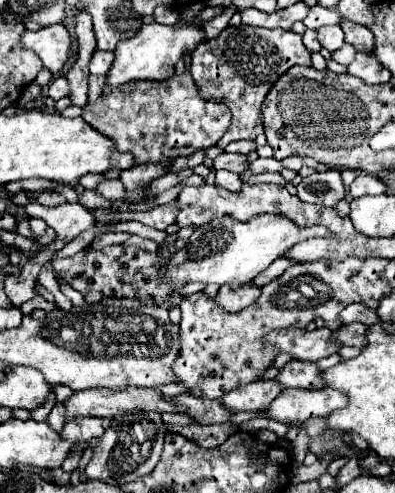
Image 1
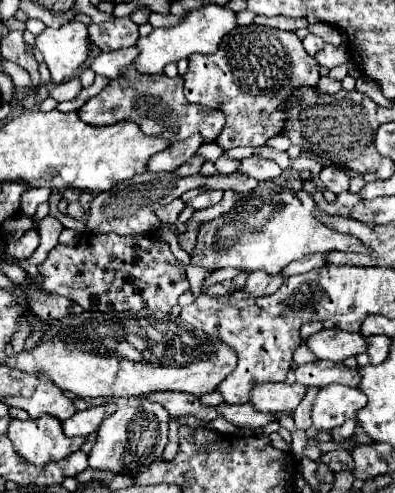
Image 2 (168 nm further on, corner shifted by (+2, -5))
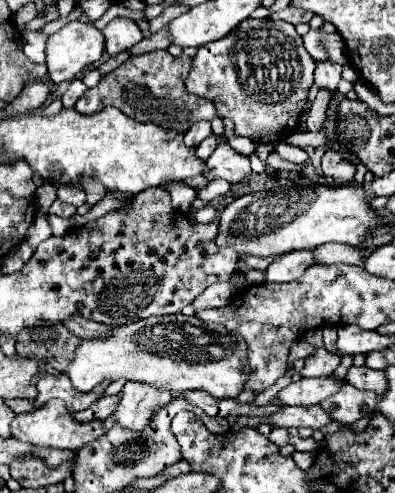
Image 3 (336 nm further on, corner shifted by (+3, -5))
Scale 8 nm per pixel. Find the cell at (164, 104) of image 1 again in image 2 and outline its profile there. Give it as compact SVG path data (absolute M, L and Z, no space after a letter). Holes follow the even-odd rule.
M129 64L129 68L125 68L125 72L117 76L117 80L111 80L97 96L87 100L77 112L83 122L93 126L109 126L121 120L133 120L145 134L163 136L171 142L185 140L195 132L203 134L205 142L213 142L225 124L225 116L219 110L201 108L199 104L189 104L185 100L181 76L145 76L143 72L137 72L133 64Z

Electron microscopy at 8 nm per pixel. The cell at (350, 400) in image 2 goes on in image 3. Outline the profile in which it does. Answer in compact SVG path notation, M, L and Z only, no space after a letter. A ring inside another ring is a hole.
M342 384L342 388L336 394L320 402L320 408L340 424L354 424L356 420L376 412L376 400L378 394L374 392L366 392L350 384Z

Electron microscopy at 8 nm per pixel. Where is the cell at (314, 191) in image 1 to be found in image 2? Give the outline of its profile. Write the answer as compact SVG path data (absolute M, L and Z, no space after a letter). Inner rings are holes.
M325 166L323 170L321 170L321 174L319 174L319 180L321 180L321 184L327 188L327 190L331 190L333 194L341 194L341 192L345 192L345 190L349 190L349 174L343 170L343 168L339 168L339 166Z

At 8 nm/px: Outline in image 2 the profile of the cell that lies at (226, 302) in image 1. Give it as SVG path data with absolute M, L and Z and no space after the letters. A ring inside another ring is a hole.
M251 272L245 288L241 288L241 290L251 292L253 296L263 296L263 294L275 292L285 280L287 280L287 276L281 276L281 272L277 276L269 276L267 272Z

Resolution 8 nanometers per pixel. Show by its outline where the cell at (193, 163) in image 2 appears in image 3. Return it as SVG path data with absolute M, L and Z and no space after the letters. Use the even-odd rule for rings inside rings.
M208 136L208 138L196 148L196 158L200 158L202 162L208 160L210 154L214 152L214 148L216 148L216 136Z

